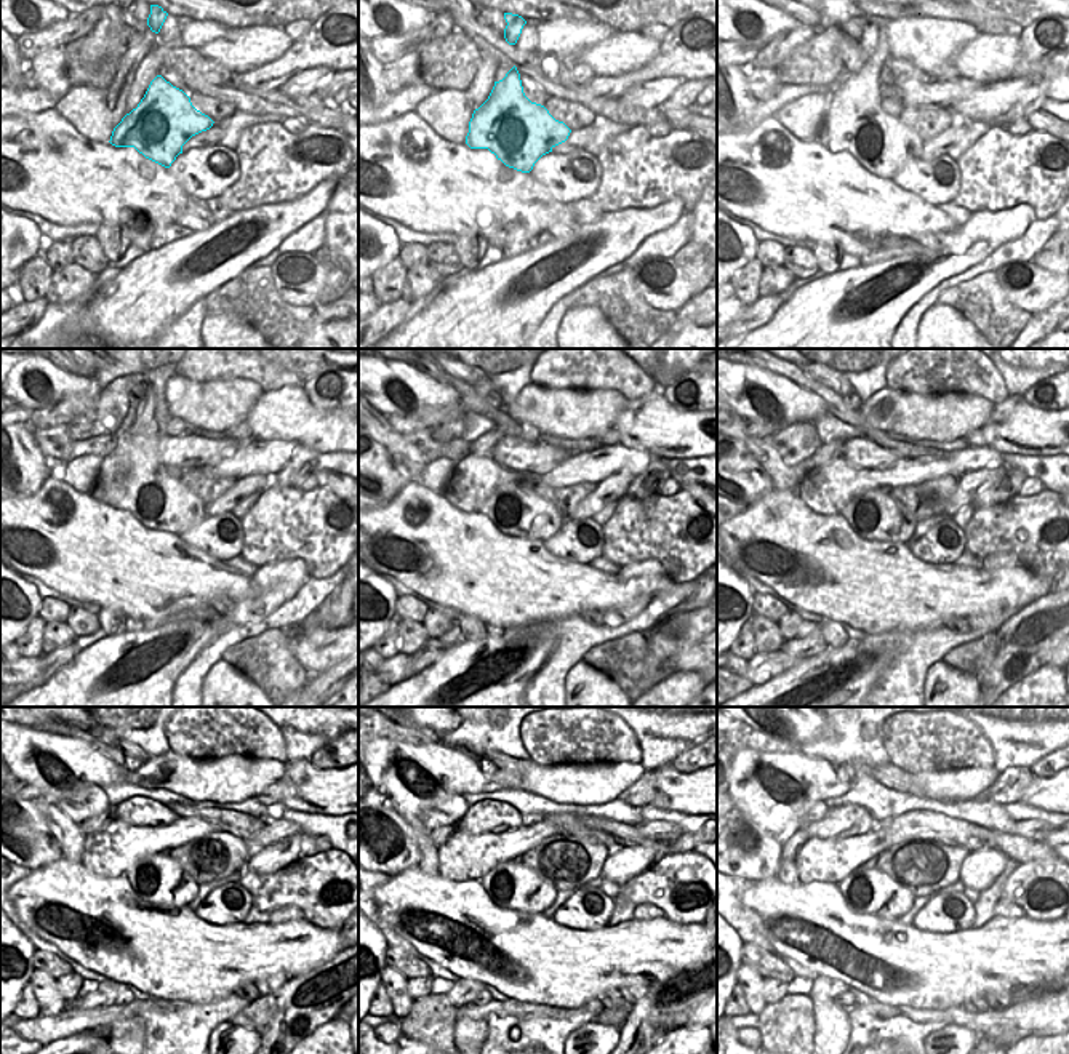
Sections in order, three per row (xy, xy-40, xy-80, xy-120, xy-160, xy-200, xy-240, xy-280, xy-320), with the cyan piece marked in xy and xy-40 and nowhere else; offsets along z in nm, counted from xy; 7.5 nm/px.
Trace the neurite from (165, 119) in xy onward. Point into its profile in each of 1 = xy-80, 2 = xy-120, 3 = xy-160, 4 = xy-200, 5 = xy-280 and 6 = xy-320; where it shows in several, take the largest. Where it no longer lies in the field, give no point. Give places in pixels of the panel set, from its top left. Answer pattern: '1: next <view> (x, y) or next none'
1: next xy-80 (855, 122)
2: next xy-120 (160, 501)
3: next xy-160 (516, 509)
4: next xy-200 (874, 515)
5: next xy-280 (511, 885)
6: next xy-320 (868, 891)

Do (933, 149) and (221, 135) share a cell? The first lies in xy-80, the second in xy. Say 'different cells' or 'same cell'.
same cell

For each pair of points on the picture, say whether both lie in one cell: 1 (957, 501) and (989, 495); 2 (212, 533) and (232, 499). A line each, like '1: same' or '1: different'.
1: different
2: different

